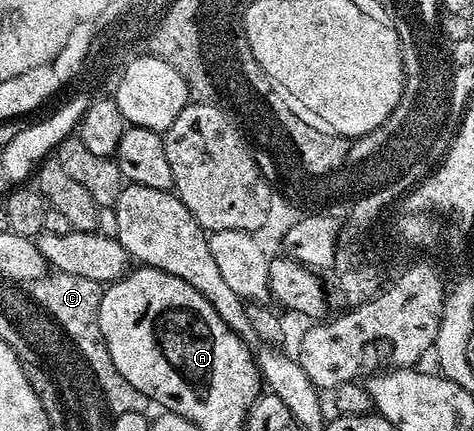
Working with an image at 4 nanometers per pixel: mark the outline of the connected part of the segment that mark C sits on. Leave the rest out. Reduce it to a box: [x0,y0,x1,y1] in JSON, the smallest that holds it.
[29,272,122,384]

